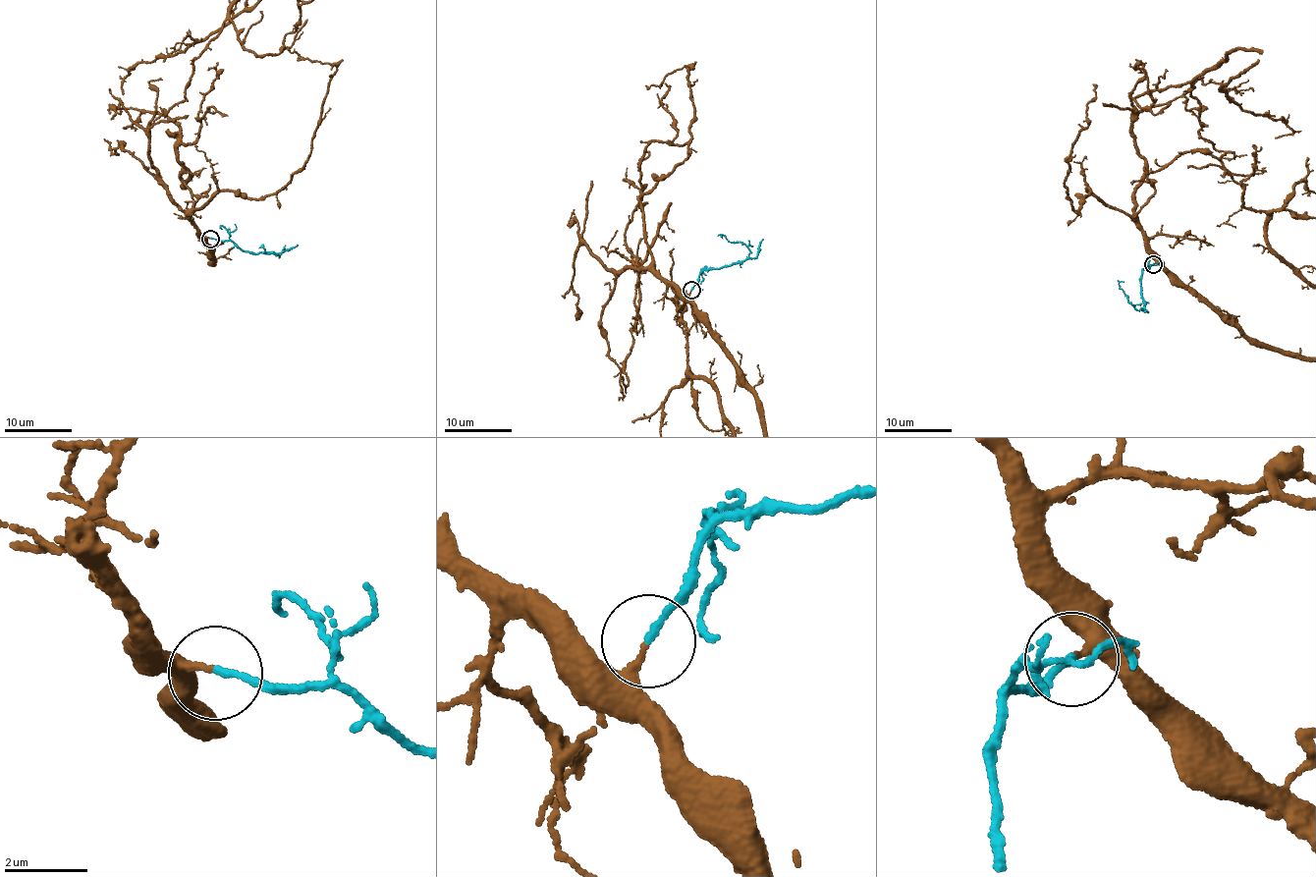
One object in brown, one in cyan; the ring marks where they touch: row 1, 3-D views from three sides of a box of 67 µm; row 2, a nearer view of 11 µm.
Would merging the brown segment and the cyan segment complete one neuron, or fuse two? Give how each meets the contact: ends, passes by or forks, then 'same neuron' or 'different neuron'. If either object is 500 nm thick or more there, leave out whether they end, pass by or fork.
brown ends; cyan ends; same neuron

